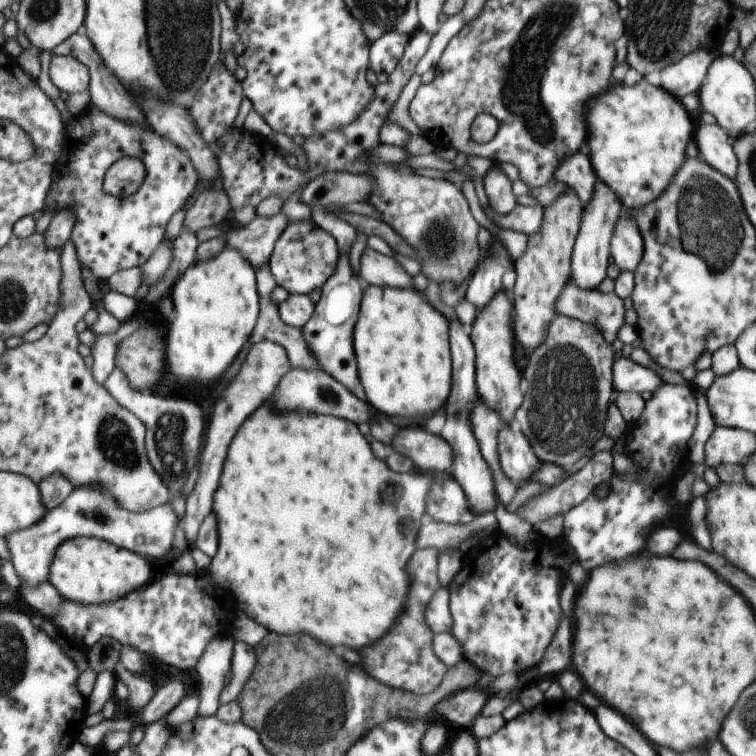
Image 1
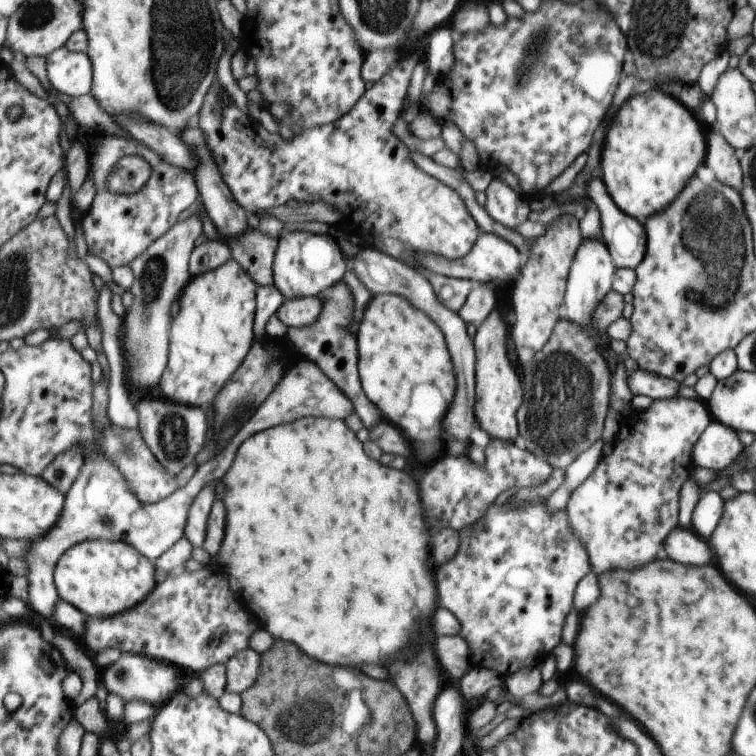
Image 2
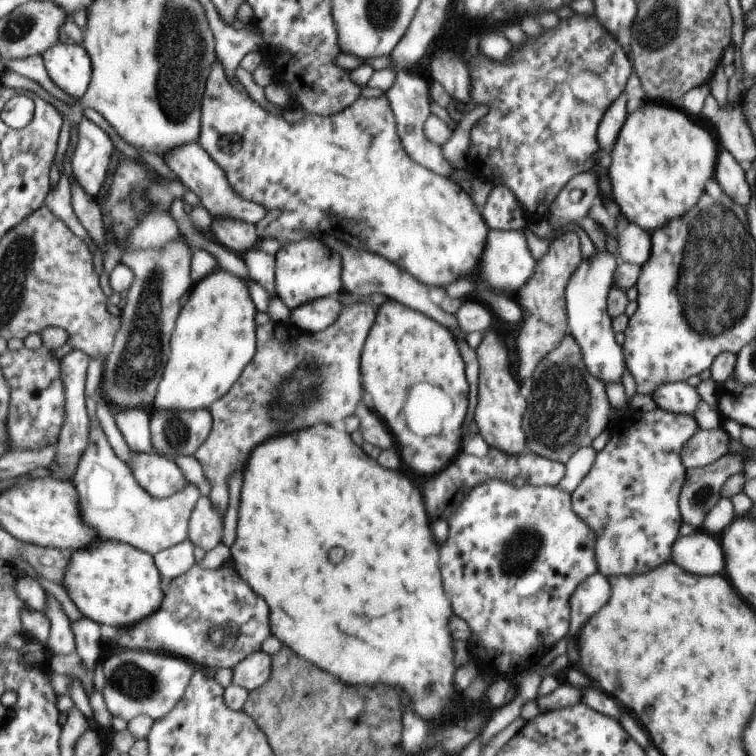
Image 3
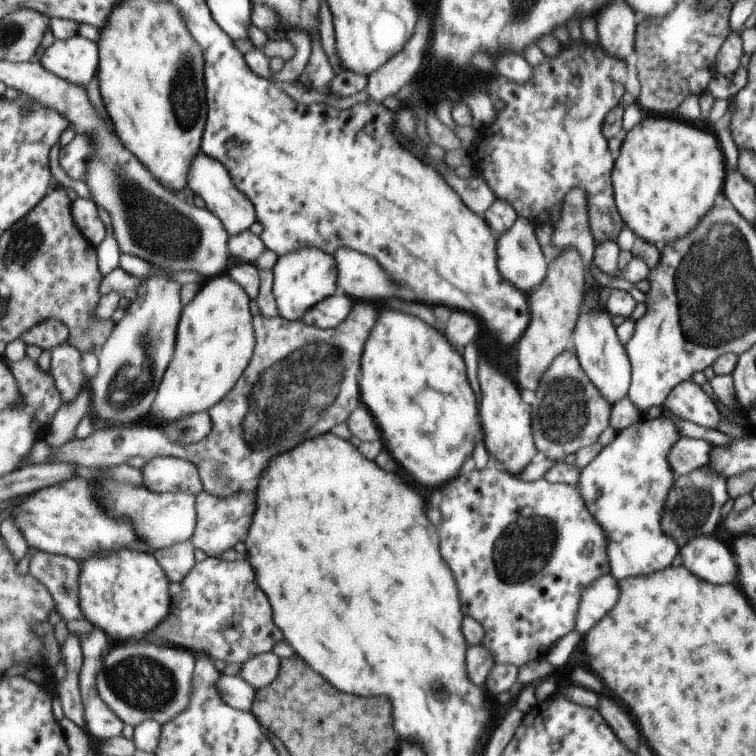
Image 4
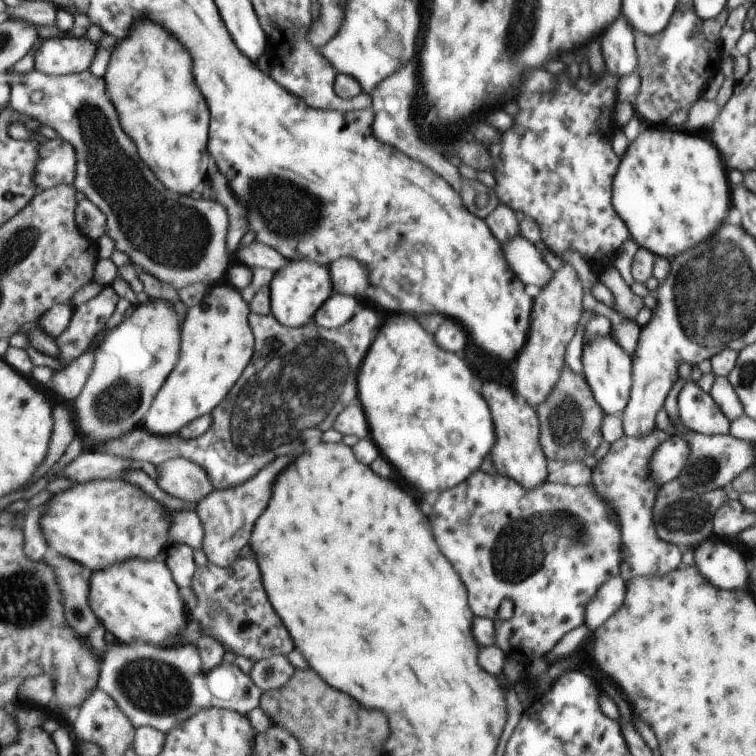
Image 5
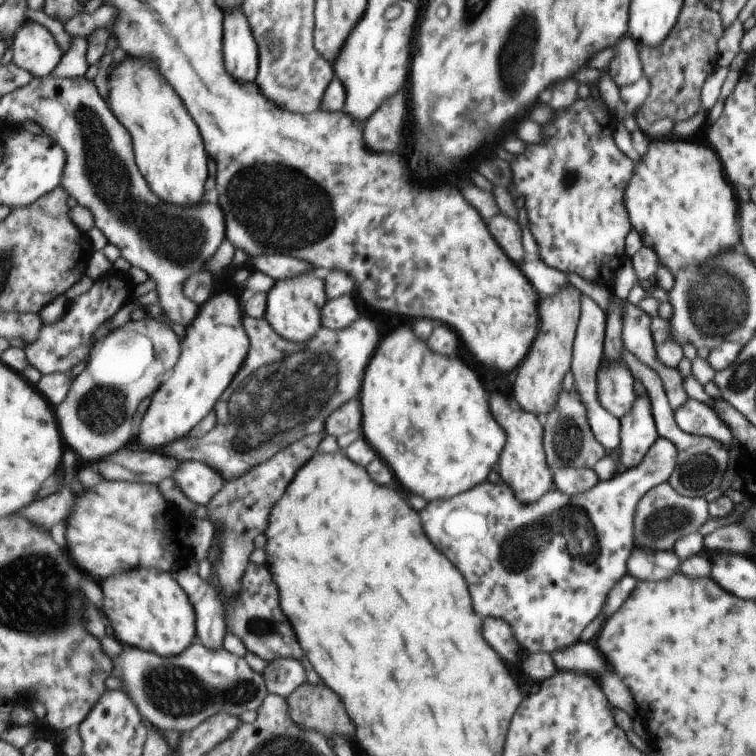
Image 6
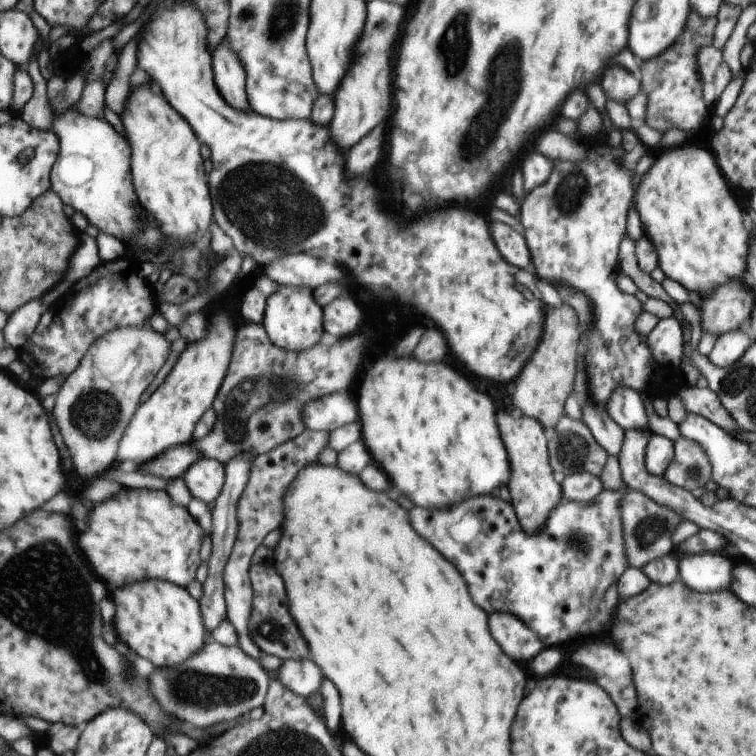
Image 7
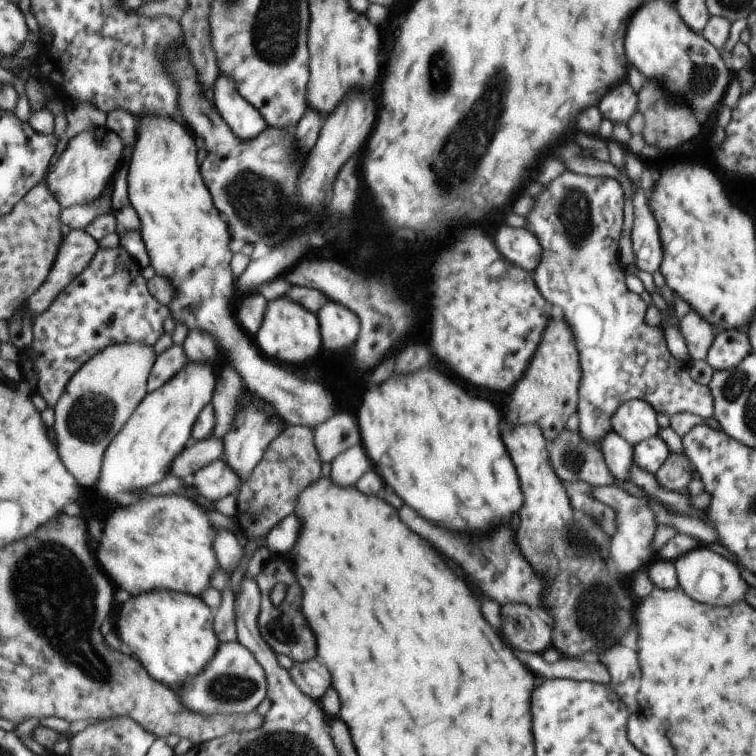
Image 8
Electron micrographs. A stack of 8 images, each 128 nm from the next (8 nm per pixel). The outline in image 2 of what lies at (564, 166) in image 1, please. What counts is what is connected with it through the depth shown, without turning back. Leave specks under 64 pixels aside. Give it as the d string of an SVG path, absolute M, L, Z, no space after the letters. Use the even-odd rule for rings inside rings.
M600 167L597 168L597 175L592 175L586 181L585 191L587 198L598 207L601 218L602 236L616 268L635 269L640 262L642 262L646 252L646 233L644 227L638 222L638 220L632 218L632 216L621 211L616 206L616 203L608 194L601 175Z

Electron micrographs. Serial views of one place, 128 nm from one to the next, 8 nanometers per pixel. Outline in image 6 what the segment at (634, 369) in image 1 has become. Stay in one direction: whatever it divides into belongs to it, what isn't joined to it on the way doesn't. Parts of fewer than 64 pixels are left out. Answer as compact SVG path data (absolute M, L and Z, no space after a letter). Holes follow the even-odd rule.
M688 398L688 402L682 404L682 407L675 412L674 418L678 428L683 432L714 438L726 448L728 454L732 450L733 434L729 426L718 418L718 414L710 406Z

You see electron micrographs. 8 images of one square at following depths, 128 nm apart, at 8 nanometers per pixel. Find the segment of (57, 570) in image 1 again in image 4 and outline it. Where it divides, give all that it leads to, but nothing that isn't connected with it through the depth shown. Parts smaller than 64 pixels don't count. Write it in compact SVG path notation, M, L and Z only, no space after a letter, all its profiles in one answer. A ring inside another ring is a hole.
M124 548L88 558L81 564L81 600L86 619L104 630L112 640L121 644L144 640L146 634L154 632L170 618L174 606L172 580L154 553Z

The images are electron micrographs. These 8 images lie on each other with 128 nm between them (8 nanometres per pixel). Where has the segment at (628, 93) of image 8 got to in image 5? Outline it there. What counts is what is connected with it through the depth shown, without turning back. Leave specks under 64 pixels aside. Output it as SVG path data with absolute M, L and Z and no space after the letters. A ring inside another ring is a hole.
M623 15L602 34L601 52L605 68L612 76L624 78L637 70L639 57L635 42L636 32Z

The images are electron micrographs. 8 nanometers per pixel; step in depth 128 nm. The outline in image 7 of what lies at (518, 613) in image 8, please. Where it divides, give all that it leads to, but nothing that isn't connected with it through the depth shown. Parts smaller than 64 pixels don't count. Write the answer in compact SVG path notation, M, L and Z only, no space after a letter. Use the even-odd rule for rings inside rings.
M510 612L493 613L490 616L490 630L494 630L494 638L502 642L502 650L506 650L506 654L514 660L528 662L544 650L544 640L540 640L528 624Z

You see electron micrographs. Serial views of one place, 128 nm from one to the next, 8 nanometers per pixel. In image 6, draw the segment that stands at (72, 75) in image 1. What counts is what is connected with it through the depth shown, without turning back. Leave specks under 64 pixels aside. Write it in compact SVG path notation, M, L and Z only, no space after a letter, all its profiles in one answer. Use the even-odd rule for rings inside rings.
M27 19L13 36L11 51L14 52L13 63L35 77L53 75L67 54L52 31L31 19Z

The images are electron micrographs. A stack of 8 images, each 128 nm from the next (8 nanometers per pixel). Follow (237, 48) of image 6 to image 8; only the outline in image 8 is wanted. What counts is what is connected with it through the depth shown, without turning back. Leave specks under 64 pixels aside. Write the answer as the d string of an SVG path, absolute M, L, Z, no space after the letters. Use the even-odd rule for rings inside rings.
M221 74L214 92L214 102L230 130L234 130L244 140L250 142L258 138L266 128L270 128L264 114L253 106L240 92L228 74Z

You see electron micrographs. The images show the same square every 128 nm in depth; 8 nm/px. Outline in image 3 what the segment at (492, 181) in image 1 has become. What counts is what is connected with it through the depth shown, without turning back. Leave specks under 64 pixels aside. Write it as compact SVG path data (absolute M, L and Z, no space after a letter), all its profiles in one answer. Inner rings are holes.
M502 183L493 185L480 209L490 229L512 231L529 225L528 217L522 212L516 196Z

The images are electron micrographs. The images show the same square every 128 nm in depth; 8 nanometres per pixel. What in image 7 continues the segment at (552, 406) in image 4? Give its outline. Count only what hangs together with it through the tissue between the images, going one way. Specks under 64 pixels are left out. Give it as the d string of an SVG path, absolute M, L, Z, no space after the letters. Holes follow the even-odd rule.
M564 414L550 433L550 463L556 474L566 477L588 472L600 476L609 454L597 443L584 420L574 420Z

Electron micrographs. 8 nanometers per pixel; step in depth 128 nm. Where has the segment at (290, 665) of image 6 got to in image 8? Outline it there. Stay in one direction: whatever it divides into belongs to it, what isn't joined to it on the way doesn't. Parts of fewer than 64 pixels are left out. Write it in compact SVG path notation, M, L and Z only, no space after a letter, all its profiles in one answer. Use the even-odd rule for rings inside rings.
M318 660L294 663L290 676L310 699L320 702L330 688L330 674Z

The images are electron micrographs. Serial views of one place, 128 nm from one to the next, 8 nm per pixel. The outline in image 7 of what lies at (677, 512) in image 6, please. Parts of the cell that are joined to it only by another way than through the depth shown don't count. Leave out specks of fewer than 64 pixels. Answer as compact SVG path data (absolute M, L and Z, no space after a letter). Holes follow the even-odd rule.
M634 490L626 491L624 498L620 500L620 506L622 534L625 538L626 558L628 558L630 568L642 568L646 566L646 562L671 555L675 550L672 544L672 534L685 521L680 514L650 500L642 492Z

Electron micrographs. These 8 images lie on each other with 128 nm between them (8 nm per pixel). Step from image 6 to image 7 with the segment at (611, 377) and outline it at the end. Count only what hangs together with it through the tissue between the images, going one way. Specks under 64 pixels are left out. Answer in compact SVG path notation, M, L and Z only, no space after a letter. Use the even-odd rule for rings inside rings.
M618 386L606 404L606 412L624 432L650 429L644 400L632 388Z

